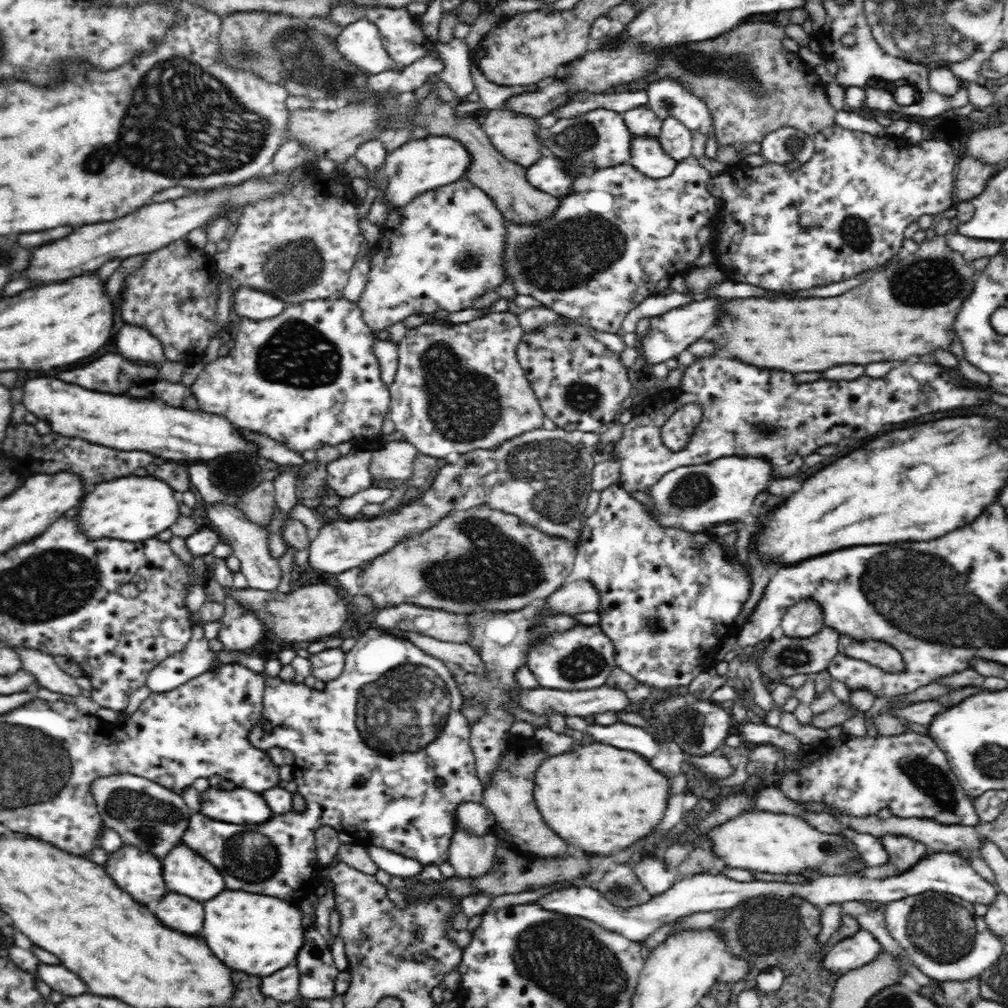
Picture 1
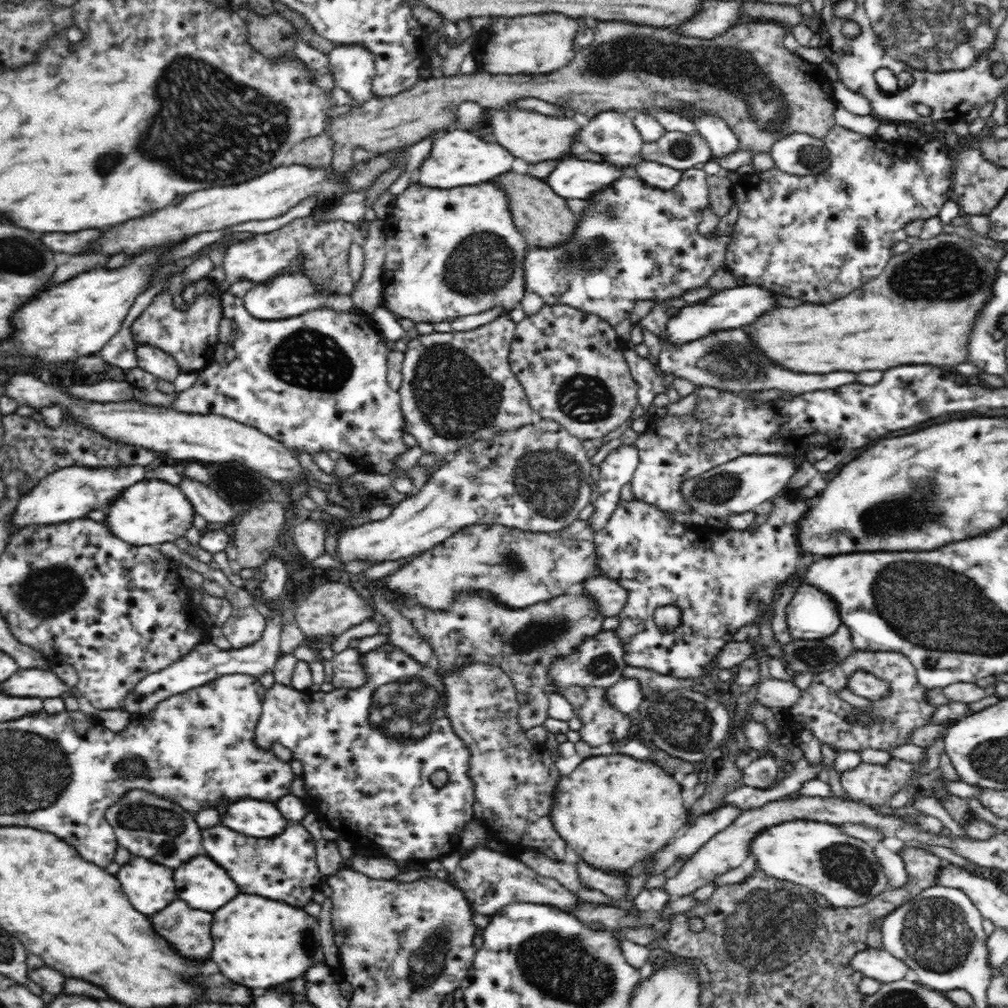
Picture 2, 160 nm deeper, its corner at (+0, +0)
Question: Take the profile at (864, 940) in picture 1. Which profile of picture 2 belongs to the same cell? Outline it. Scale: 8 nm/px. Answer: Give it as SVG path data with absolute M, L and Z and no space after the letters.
M886 949L858 951L850 958L850 967L862 972L865 977L873 978L882 984L902 980L909 971L909 966L902 960L890 955Z

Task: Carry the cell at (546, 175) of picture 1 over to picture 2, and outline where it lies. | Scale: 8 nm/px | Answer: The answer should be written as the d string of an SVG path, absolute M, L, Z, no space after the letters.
M564 155L549 174L548 184L558 196L575 202L594 197L619 177L635 176L632 166L616 167L607 161L582 161Z

